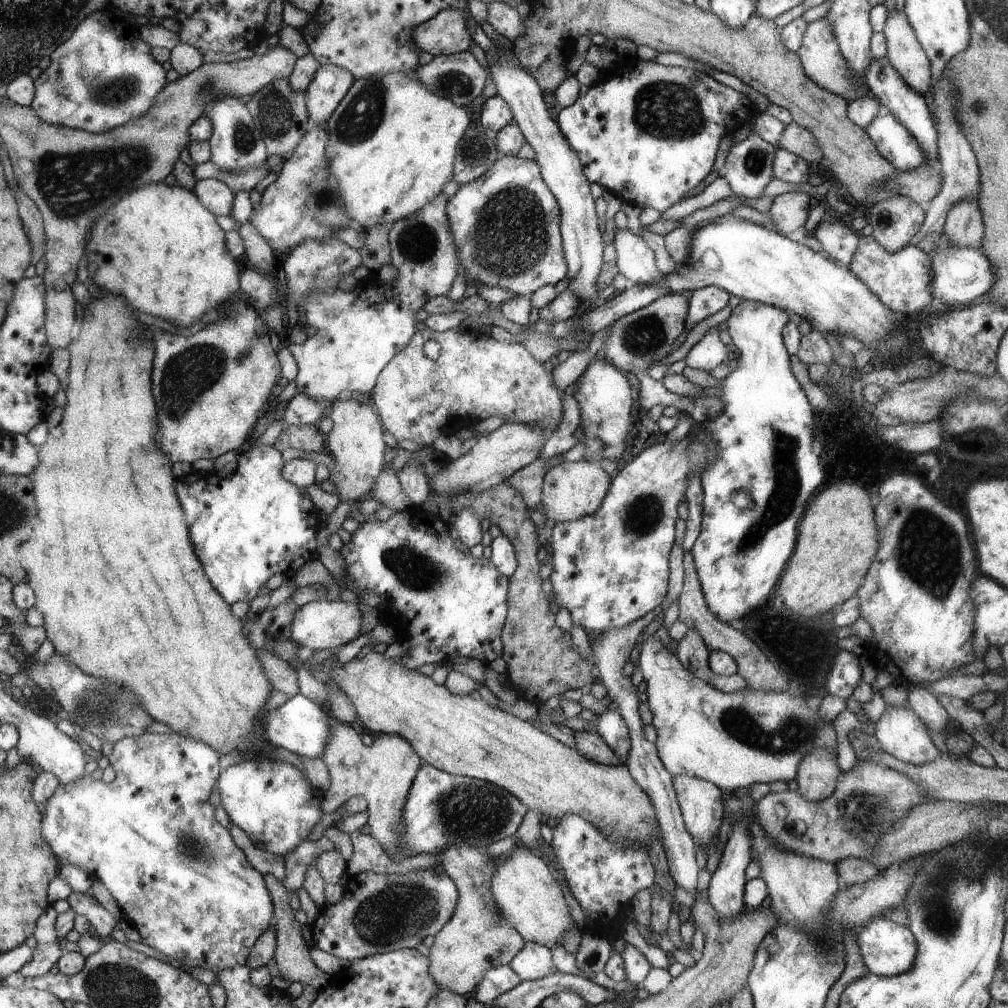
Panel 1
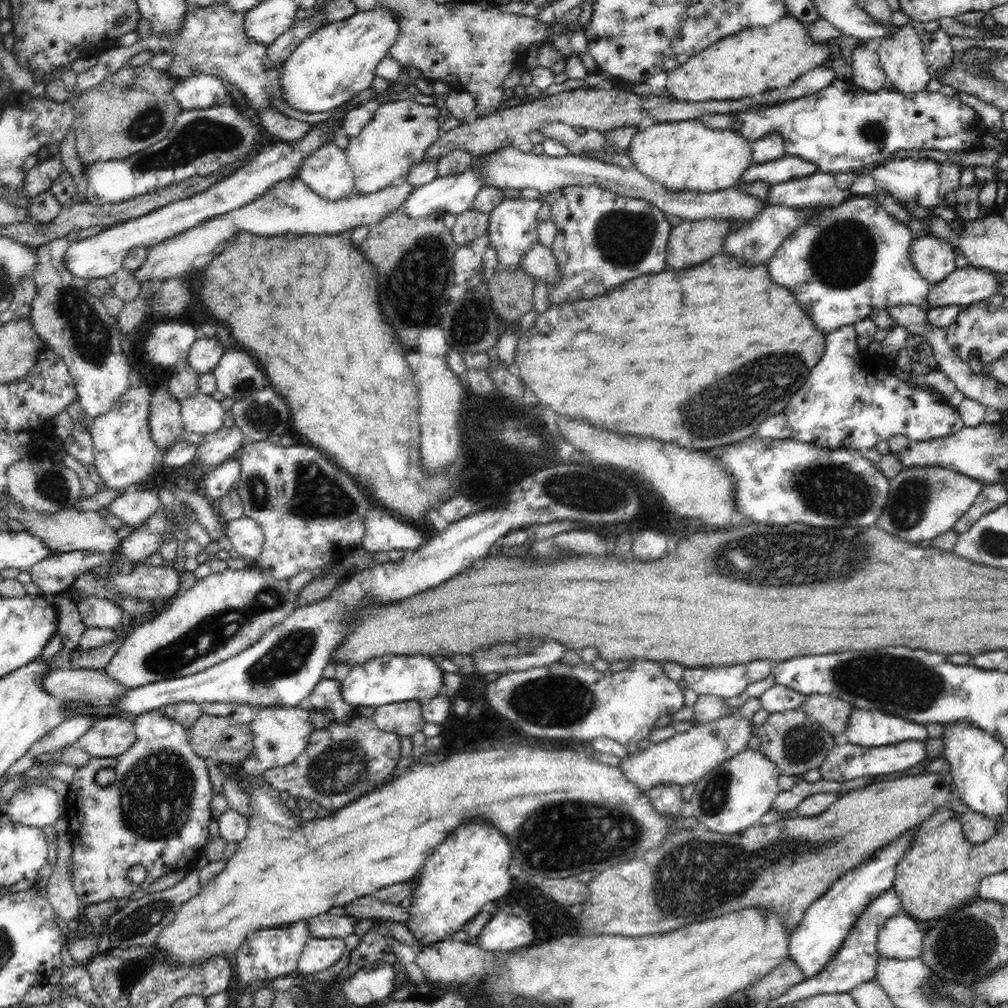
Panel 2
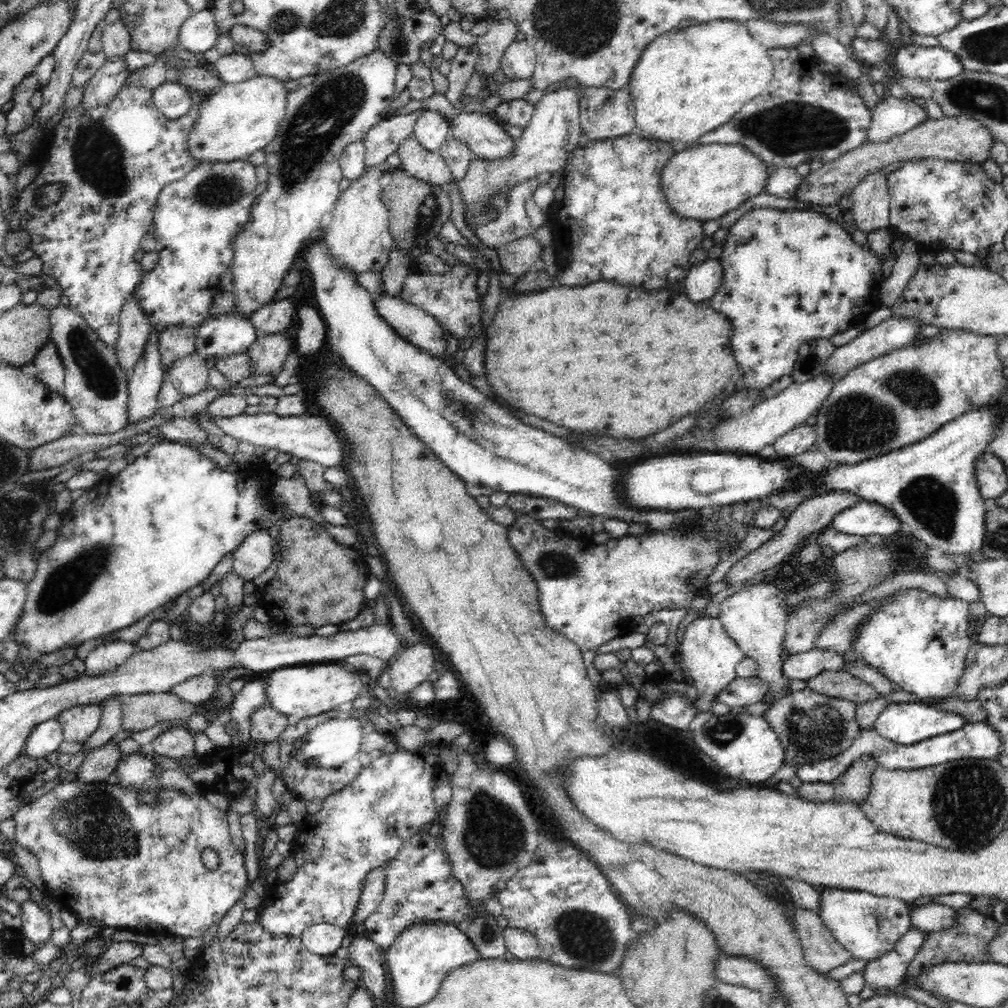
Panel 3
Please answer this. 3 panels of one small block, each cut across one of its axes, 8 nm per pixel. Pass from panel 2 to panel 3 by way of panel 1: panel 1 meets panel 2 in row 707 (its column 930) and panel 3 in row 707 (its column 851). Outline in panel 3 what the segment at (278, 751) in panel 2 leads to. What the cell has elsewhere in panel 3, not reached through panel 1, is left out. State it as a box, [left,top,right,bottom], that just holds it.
[249,699,289,744]

